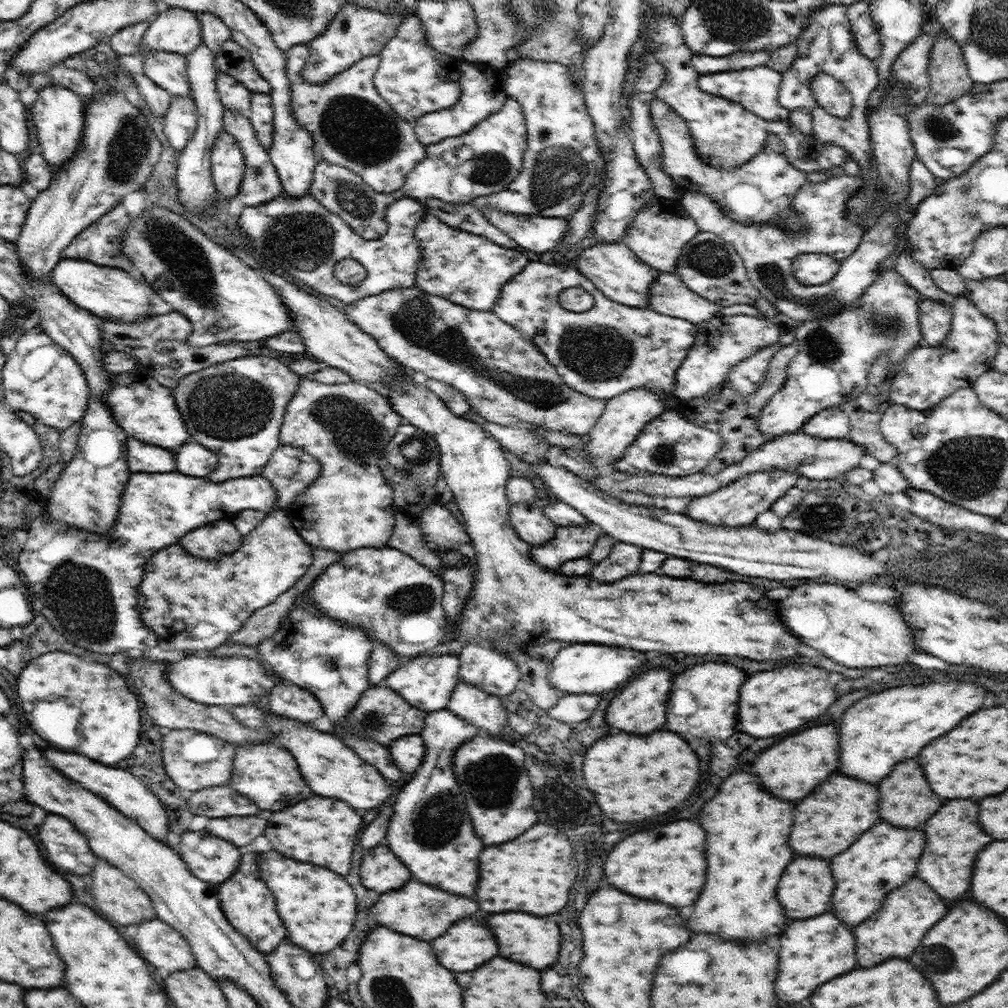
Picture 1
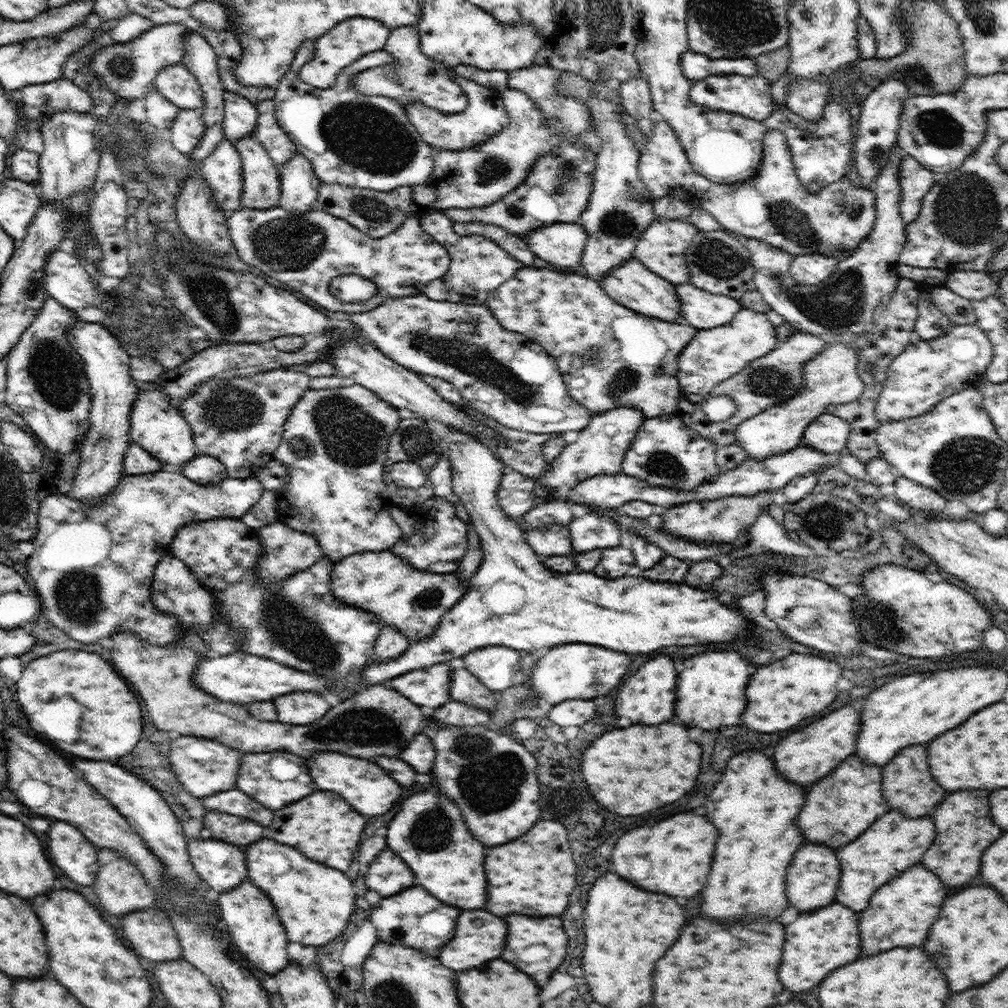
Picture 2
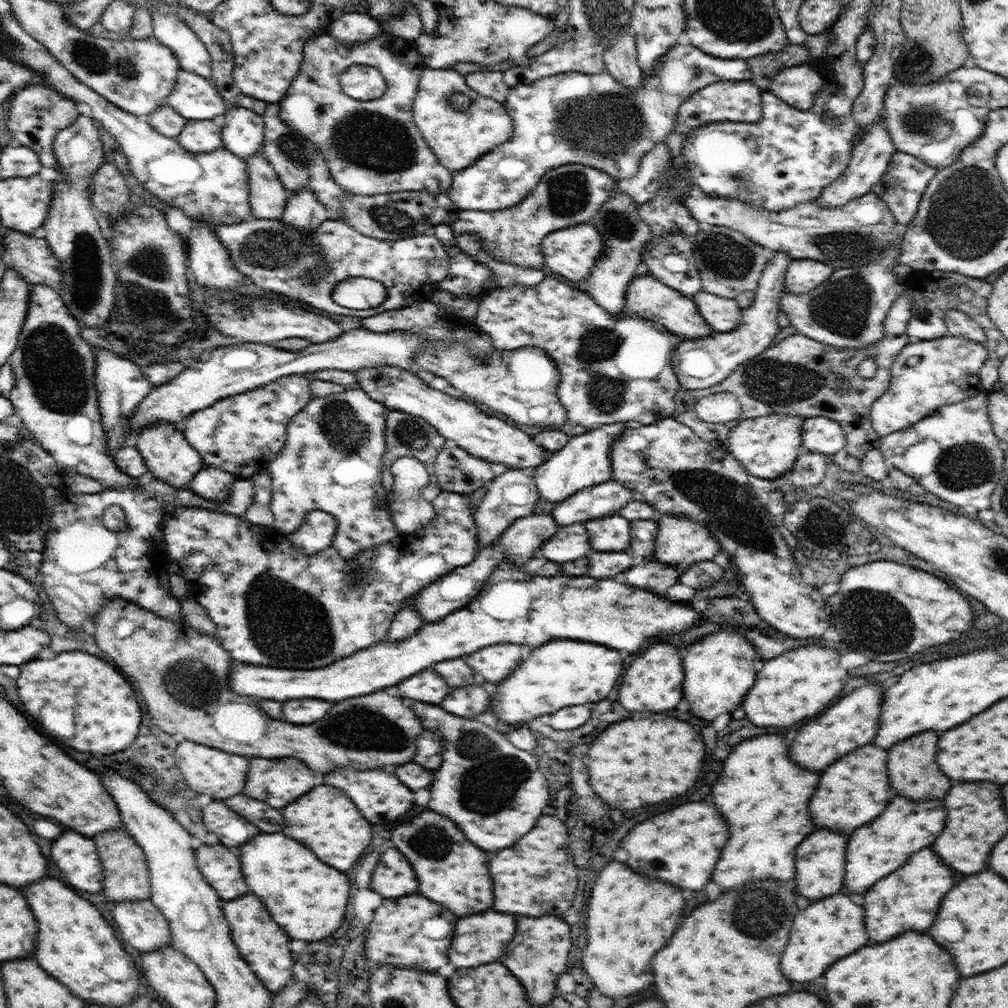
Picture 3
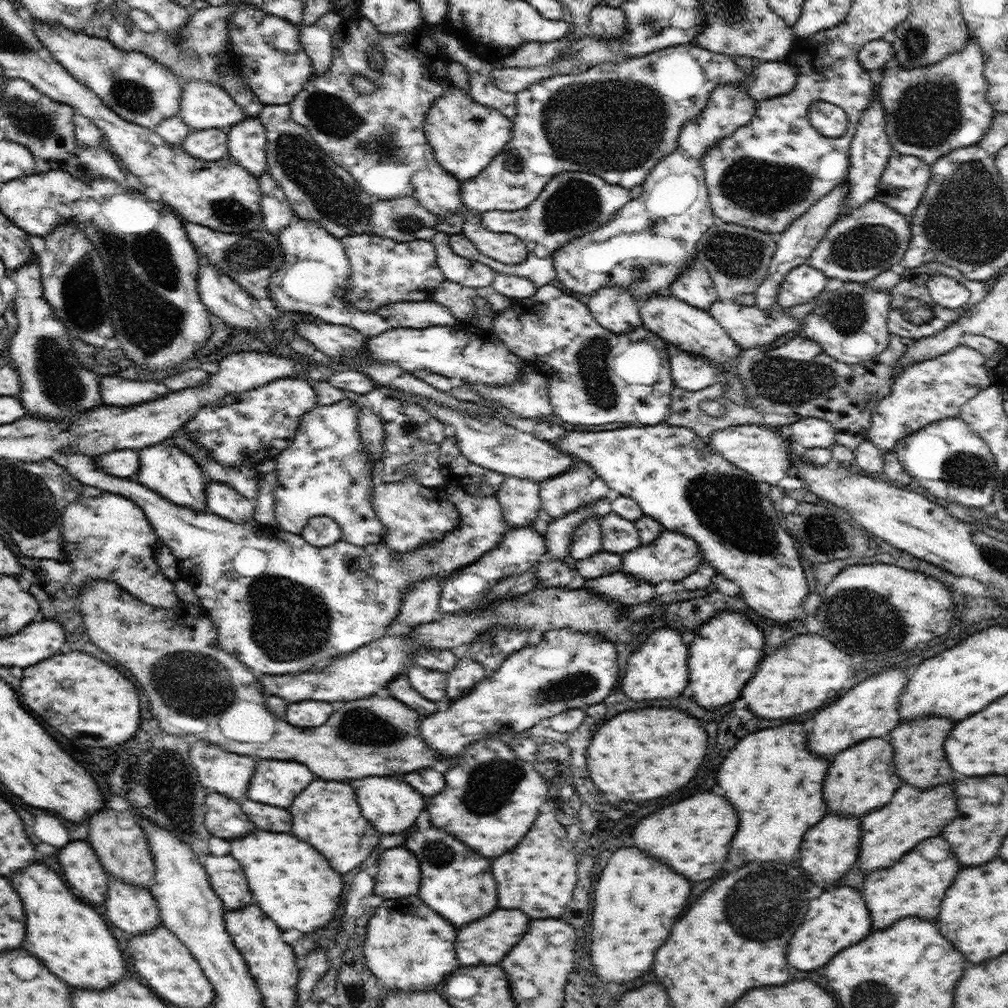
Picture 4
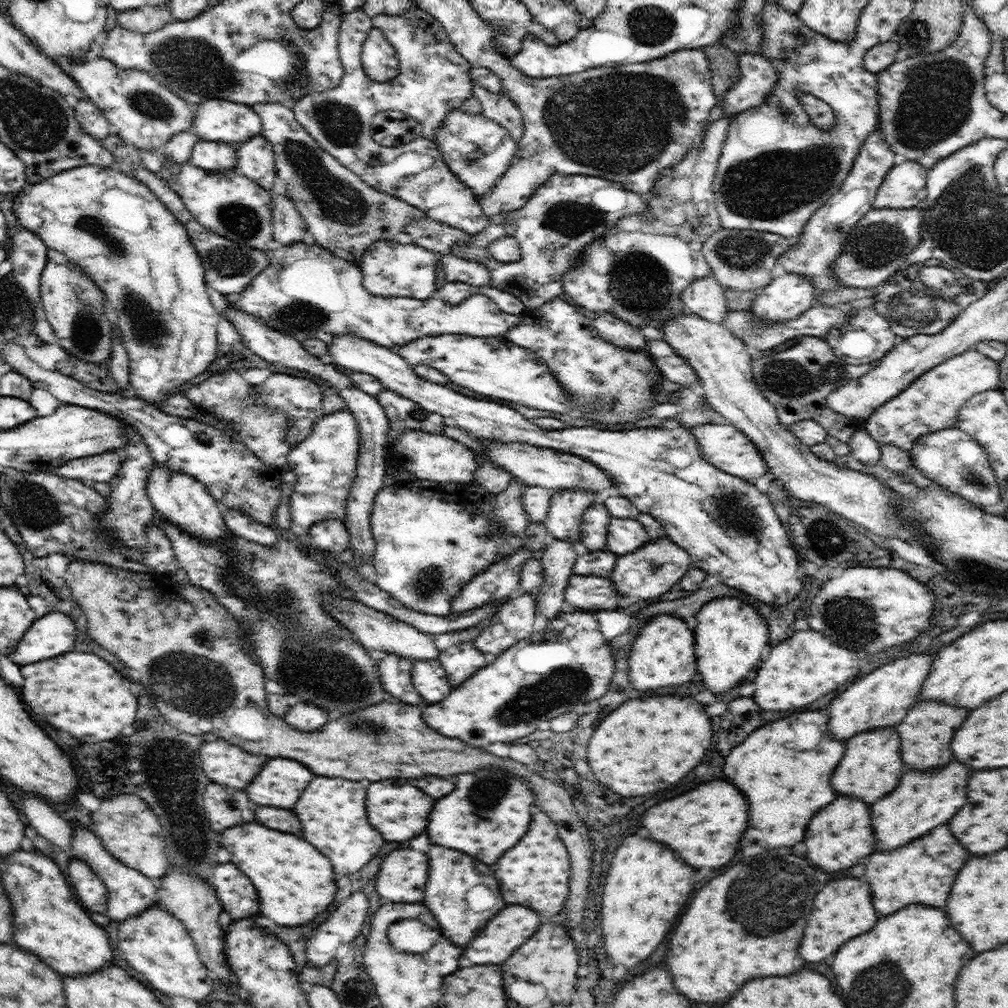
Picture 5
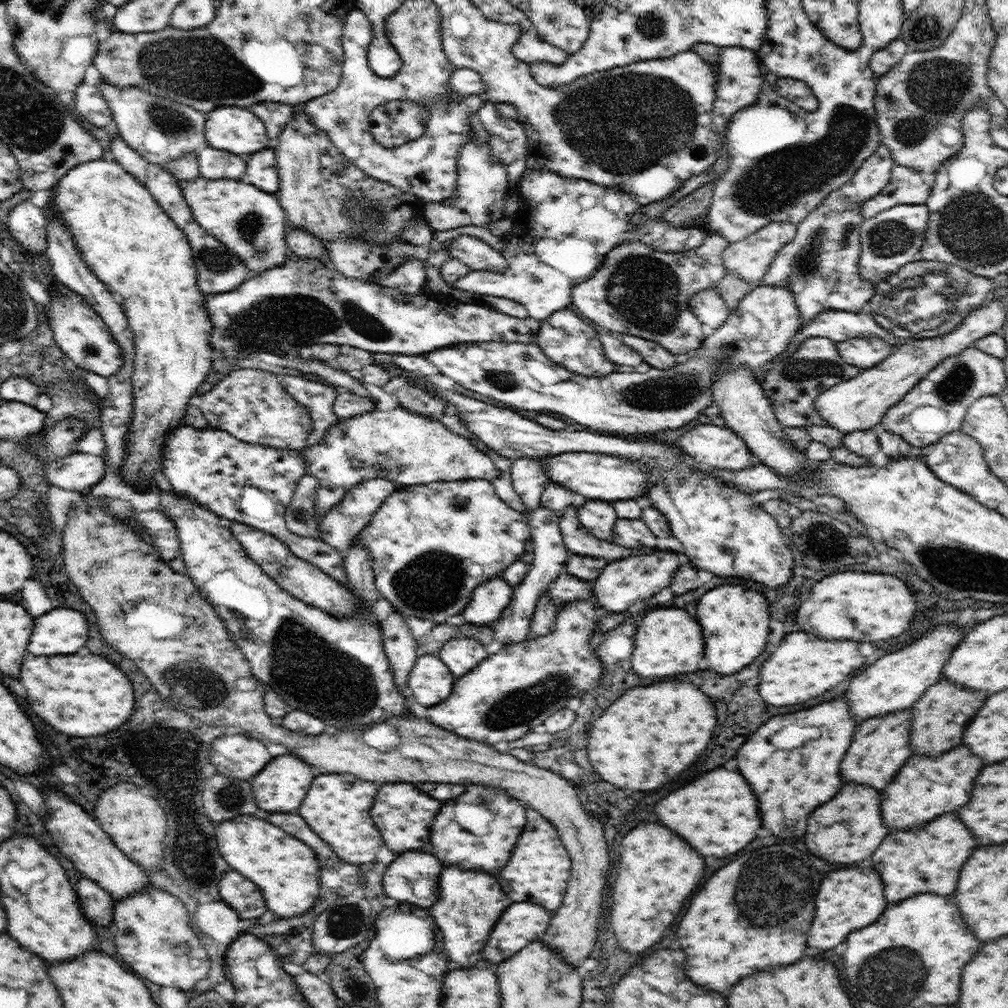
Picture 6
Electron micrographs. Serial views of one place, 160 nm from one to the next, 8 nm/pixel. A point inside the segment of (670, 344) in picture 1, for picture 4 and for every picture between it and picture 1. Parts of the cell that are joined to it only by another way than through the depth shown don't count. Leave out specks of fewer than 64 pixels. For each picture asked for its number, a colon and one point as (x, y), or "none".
2: (609, 356)
3: (614, 369)
4: (595, 377)

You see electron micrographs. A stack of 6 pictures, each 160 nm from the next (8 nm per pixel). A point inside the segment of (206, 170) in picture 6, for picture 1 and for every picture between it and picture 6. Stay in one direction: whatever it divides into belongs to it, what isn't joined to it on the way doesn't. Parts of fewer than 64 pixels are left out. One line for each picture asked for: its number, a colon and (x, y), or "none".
1: (180, 120)
2: (189, 127)
3: (197, 136)
4: (211, 144)
5: (206, 154)

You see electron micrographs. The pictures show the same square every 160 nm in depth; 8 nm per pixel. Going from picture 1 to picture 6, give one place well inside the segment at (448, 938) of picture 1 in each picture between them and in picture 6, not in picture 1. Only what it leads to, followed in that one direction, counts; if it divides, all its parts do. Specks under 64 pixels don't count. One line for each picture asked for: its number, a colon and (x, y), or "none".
2: (474, 943)
3: (482, 938)
4: (487, 941)
5: (509, 929)
6: (522, 923)

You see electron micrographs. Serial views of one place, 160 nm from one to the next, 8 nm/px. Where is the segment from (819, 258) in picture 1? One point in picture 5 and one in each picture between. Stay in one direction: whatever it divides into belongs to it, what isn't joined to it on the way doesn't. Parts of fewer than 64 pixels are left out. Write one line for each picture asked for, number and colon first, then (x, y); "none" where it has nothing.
2: (809, 269)
3: (803, 275)
4: (802, 284)
5: (787, 297)

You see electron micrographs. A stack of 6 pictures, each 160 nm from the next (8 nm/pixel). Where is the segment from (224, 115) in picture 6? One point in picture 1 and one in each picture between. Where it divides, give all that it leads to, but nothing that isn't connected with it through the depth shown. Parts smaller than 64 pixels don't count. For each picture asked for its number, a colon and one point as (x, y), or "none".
1: (168, 70)
2: (176, 82)
3: (193, 97)
4: (204, 105)
5: (219, 120)

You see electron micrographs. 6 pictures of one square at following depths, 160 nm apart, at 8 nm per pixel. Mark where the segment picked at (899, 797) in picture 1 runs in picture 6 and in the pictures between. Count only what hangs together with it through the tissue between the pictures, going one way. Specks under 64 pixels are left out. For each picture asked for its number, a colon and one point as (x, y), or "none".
2: (908, 786)
3: (913, 771)
4: (919, 758)
5: (926, 732)
6: (940, 716)

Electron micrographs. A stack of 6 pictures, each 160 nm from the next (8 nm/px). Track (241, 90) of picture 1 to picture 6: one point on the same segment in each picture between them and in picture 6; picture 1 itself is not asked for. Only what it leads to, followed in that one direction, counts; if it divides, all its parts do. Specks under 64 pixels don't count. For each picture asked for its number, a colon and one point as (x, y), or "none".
2: (240, 114)
3: (243, 132)
4: (247, 141)
5: (255, 158)
6: (262, 172)

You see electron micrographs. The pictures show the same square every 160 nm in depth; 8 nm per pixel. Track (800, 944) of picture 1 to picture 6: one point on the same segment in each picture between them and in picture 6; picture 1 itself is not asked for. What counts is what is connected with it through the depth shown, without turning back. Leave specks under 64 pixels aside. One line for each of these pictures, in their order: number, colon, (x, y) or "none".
2: (819, 941)
3: (829, 929)
4: (837, 919)
5: (842, 910)
6: (850, 899)

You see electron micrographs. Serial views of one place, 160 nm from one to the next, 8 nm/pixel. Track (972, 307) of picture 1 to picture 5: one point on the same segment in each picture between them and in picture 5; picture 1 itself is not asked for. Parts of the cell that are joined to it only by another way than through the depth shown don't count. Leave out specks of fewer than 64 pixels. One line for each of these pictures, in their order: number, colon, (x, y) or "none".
2: (925, 373)
3: (927, 375)
4: (935, 389)
5: (931, 403)

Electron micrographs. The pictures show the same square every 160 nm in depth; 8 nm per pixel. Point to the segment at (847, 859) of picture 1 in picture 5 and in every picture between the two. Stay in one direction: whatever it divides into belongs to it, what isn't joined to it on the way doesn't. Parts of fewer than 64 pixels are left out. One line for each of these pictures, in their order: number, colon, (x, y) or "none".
2: (893, 843)
3: (879, 848)
4: (913, 815)
5: (922, 800)

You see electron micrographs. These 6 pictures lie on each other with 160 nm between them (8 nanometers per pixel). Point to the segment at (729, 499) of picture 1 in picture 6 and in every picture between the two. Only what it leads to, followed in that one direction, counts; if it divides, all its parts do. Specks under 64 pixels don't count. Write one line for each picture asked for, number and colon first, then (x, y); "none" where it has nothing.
2: (720, 521)
3: (681, 542)
4: (672, 556)
5: (652, 570)
6: (623, 583)

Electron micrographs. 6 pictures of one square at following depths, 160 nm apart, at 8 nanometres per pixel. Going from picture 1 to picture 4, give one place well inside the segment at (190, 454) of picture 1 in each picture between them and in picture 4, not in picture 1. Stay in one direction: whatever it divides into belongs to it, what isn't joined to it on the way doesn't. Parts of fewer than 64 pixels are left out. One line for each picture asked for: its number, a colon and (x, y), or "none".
2: (206, 470)
3: (214, 484)
4: (222, 500)

